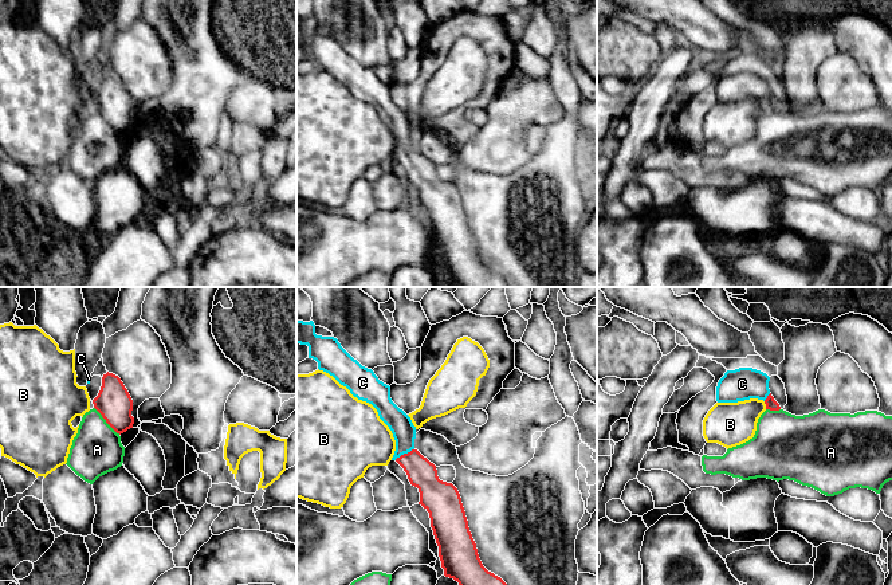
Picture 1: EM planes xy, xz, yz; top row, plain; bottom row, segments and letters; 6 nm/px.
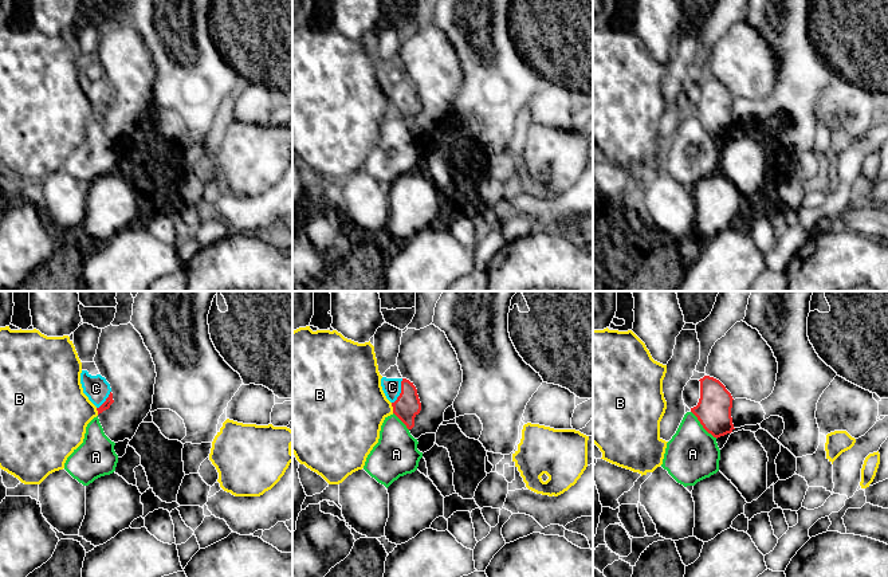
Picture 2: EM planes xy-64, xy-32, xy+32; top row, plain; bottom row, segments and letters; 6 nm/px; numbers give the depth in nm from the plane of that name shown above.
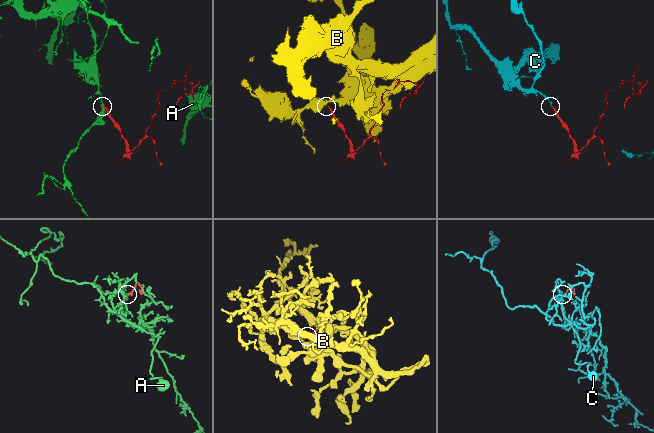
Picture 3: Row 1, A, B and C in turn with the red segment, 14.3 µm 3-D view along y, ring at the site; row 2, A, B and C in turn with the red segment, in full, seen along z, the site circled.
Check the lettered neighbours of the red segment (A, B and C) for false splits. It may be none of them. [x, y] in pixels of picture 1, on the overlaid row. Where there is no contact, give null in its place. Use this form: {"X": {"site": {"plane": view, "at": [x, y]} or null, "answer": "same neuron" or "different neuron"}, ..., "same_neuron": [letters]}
{"A": {"site": {"plane": "xy", "at": [106, 421]}, "answer": "different neuron"}, "B": {"site": {"plane": "yz", "at": [766, 405]}, "answer": "different neuron"}, "C": {"site": {"plane": "xz", "at": [404, 454]}, "answer": "same neuron"}, "same_neuron": ["C"]}

